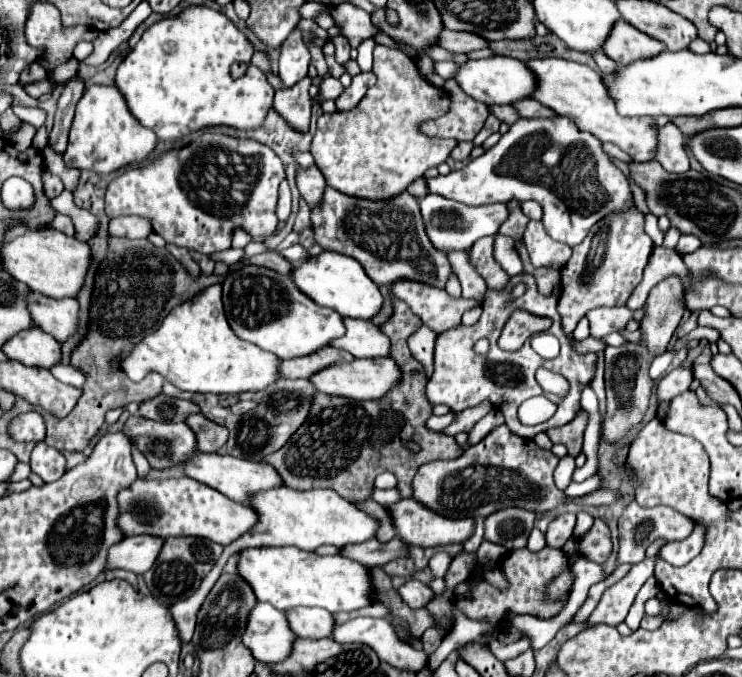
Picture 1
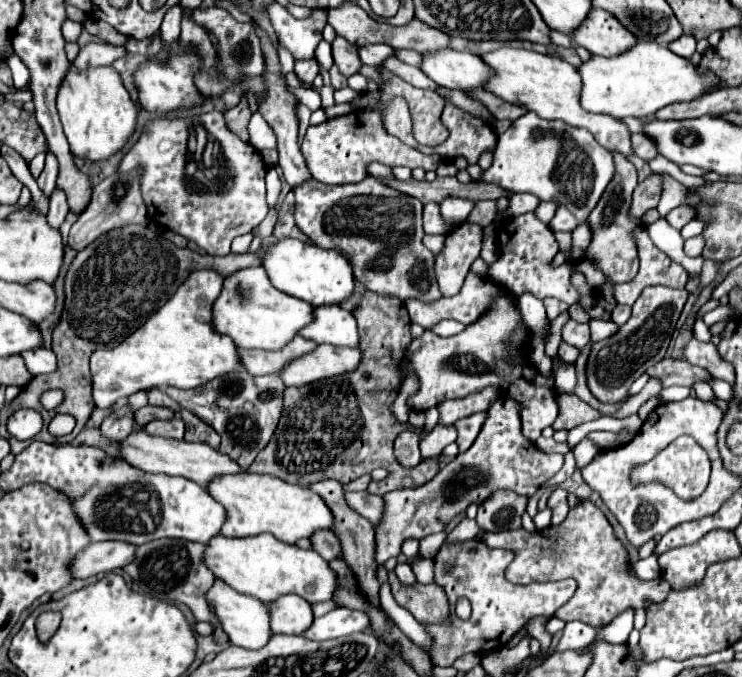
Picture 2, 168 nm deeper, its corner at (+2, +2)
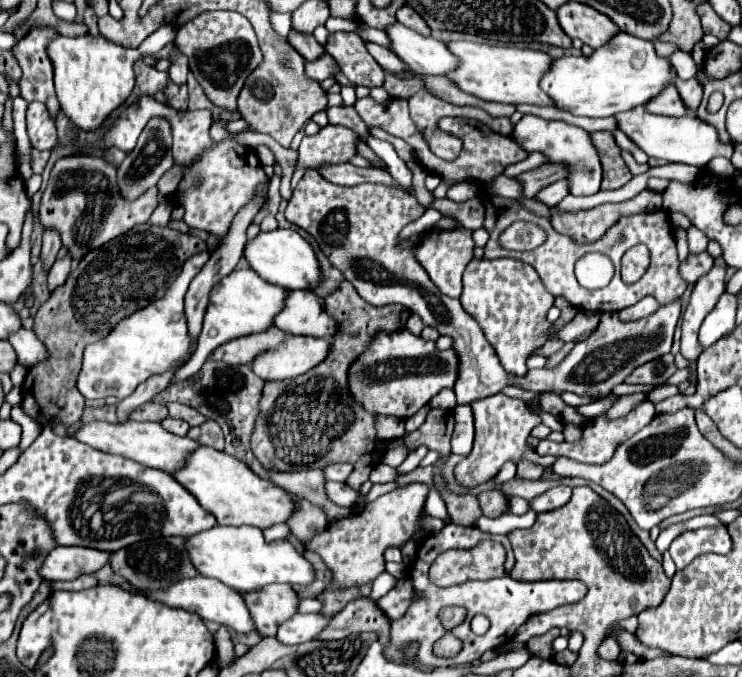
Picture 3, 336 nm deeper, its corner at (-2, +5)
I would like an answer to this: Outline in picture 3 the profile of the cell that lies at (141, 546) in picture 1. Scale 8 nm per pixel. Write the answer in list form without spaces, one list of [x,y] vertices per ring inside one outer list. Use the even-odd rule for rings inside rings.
[[[57,547],[41,567],[41,577],[49,581],[73,581],[85,573],[95,573],[109,563],[111,551],[85,547]]]

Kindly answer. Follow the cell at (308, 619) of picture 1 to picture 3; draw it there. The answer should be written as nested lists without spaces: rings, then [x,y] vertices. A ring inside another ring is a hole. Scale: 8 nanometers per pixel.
[[[267,585],[261,593],[245,593],[243,597],[263,637],[275,635],[277,627],[289,621],[299,607],[299,597],[291,585]]]

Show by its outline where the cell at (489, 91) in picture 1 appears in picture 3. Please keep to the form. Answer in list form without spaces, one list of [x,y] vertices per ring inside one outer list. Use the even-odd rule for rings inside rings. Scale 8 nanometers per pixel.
[[[401,23],[385,29],[393,53],[397,53],[417,75],[449,75],[459,67],[459,59],[435,37],[423,37]]]

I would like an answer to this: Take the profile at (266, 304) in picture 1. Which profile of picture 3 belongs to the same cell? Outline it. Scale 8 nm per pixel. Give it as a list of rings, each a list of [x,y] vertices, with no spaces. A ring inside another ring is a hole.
[[[251,267],[229,273],[211,291],[211,299],[209,299],[209,305],[207,305],[203,331],[199,335],[199,345],[197,345],[195,355],[191,357],[191,361],[185,367],[179,369],[179,373],[175,373],[171,383],[191,379],[219,345],[225,345],[225,343],[239,339],[239,337],[247,337],[247,335],[255,335],[255,333],[263,333],[263,331],[271,329],[275,325],[275,317],[285,307],[287,295],[289,295],[289,291],[285,291],[277,285],[269,285]]]

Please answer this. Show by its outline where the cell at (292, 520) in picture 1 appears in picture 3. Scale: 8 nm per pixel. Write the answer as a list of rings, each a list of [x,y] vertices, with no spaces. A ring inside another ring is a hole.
[[[203,447],[189,457],[187,467],[173,475],[185,489],[189,489],[197,501],[217,517],[219,525],[253,525],[267,529],[277,523],[287,523],[299,509],[299,497],[287,493],[269,479],[257,477],[243,461],[229,457],[213,447]]]

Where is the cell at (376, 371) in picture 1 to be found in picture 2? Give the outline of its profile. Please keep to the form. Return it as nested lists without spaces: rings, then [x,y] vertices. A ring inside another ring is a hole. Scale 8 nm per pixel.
[[[319,344],[313,352],[291,360],[279,376],[285,386],[305,386],[315,380],[333,378],[351,372],[361,362],[361,352],[357,348],[337,348],[329,344]]]

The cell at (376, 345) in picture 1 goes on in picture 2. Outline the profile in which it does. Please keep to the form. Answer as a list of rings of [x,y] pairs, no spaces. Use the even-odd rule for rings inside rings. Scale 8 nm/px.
[[[323,304],[321,308],[313,308],[313,320],[305,328],[301,328],[299,336],[313,340],[315,344],[333,344],[333,346],[357,346],[359,344],[357,322],[353,314],[339,308],[337,304]]]

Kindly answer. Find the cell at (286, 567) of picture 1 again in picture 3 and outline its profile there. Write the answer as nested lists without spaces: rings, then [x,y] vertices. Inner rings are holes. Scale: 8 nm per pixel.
[[[215,525],[197,537],[187,539],[187,549],[193,565],[203,577],[213,577],[239,593],[251,593],[271,583],[311,585],[315,581],[313,565],[289,541],[267,543],[259,527],[221,527]]]

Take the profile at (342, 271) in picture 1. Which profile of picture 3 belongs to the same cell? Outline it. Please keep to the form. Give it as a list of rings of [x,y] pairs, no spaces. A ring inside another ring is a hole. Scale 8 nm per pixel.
[[[275,229],[269,233],[259,233],[251,243],[245,245],[245,259],[259,273],[259,277],[287,291],[313,291],[323,281],[323,269],[313,247],[293,229]]]

